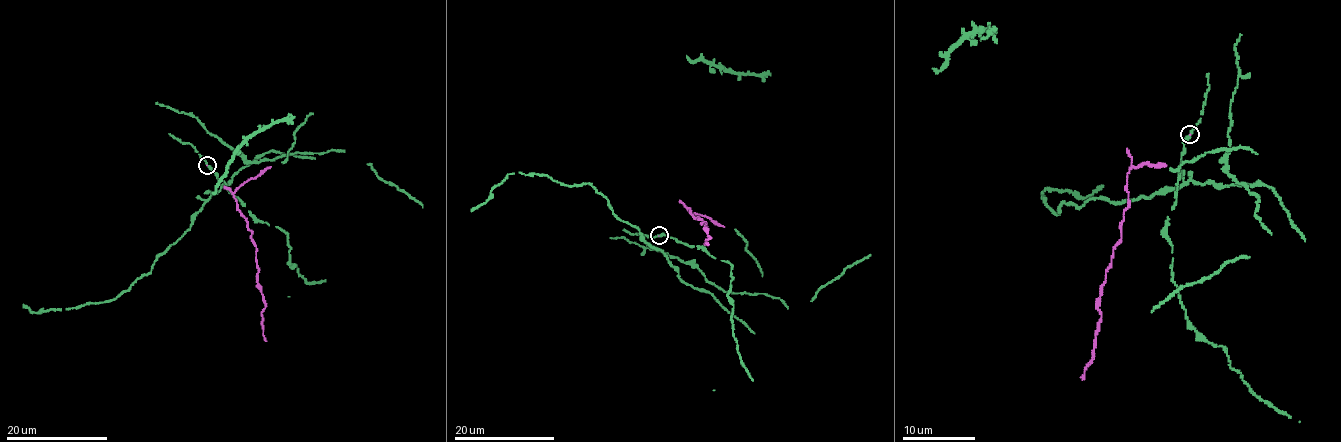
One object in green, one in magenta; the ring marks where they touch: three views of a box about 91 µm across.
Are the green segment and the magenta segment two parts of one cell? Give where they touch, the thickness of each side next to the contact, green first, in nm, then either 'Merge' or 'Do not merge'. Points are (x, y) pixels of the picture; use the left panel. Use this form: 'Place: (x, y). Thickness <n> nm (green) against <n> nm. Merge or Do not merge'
Place: (207, 165). Thickness 240 nm (green) against 30 nm. Merge

